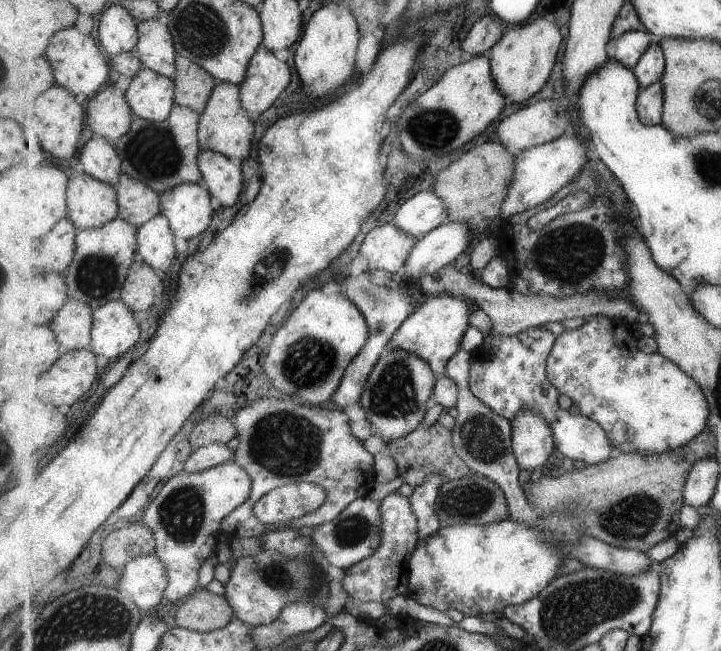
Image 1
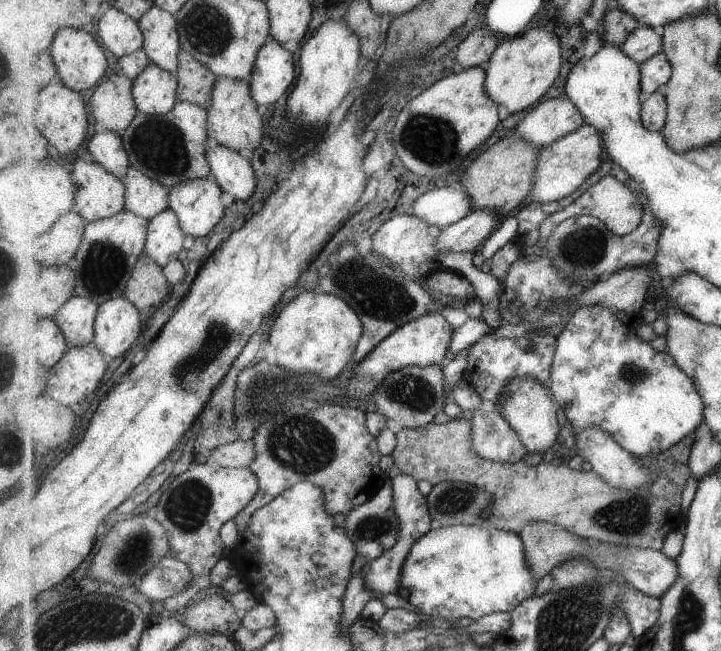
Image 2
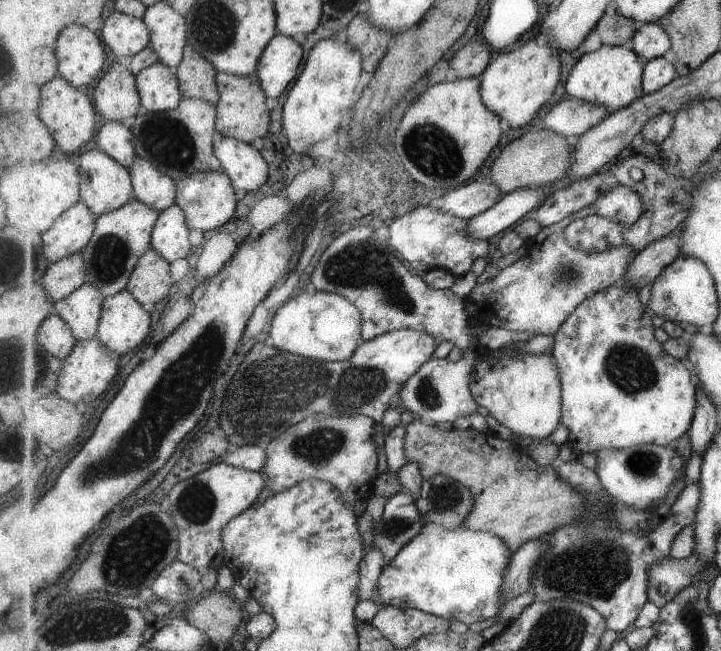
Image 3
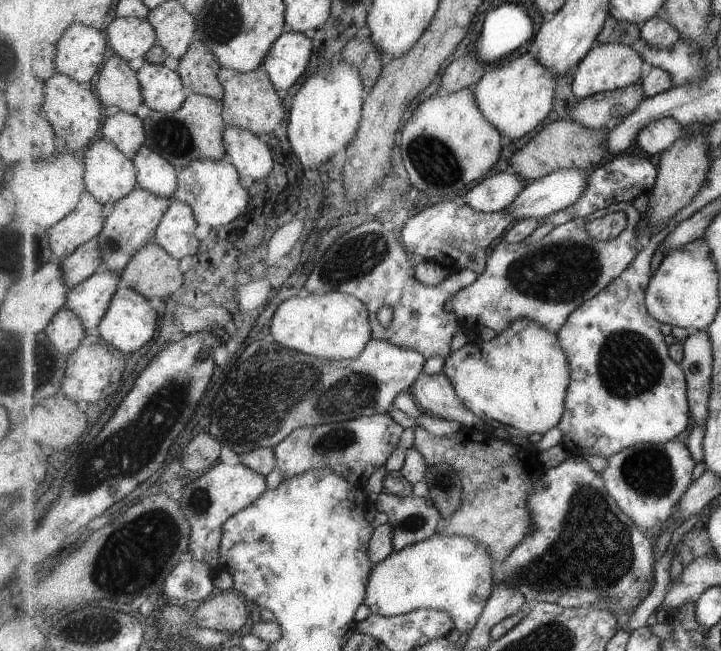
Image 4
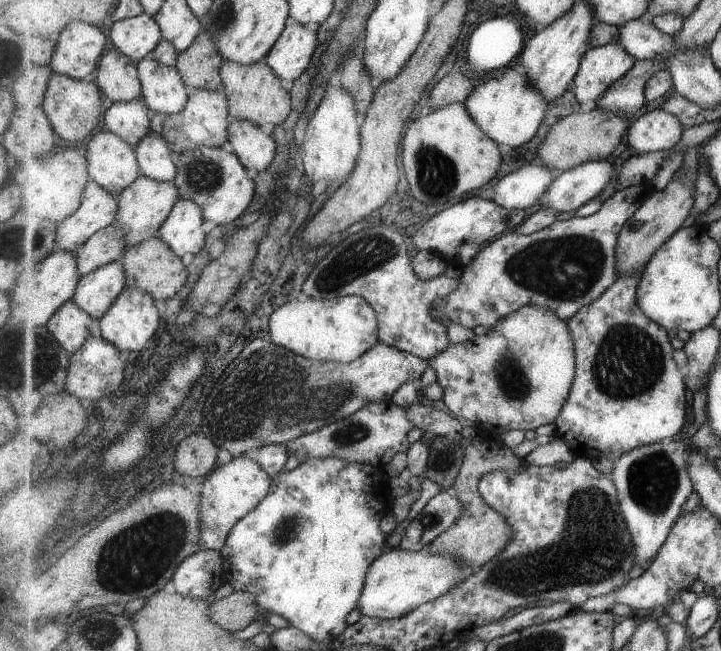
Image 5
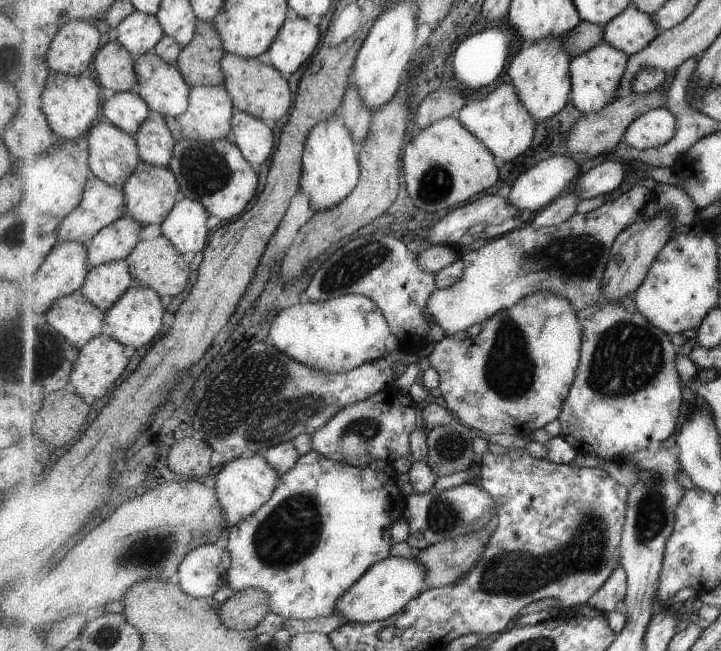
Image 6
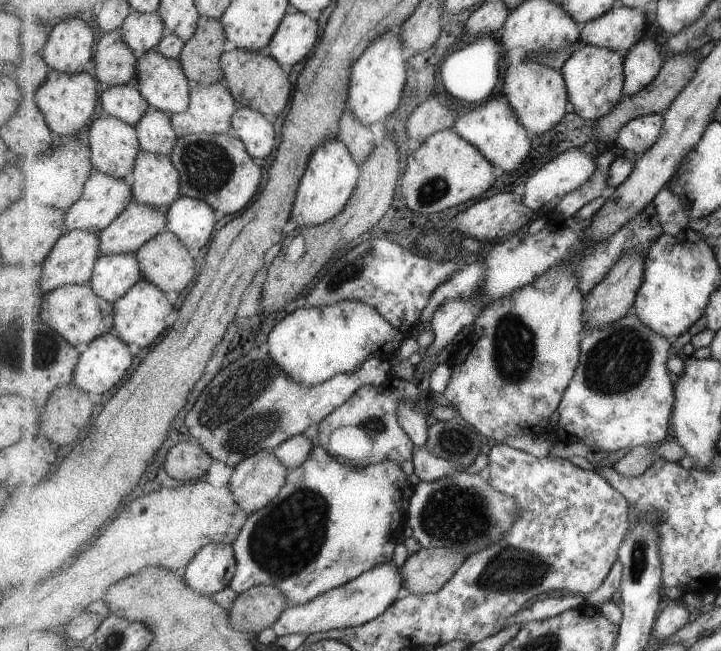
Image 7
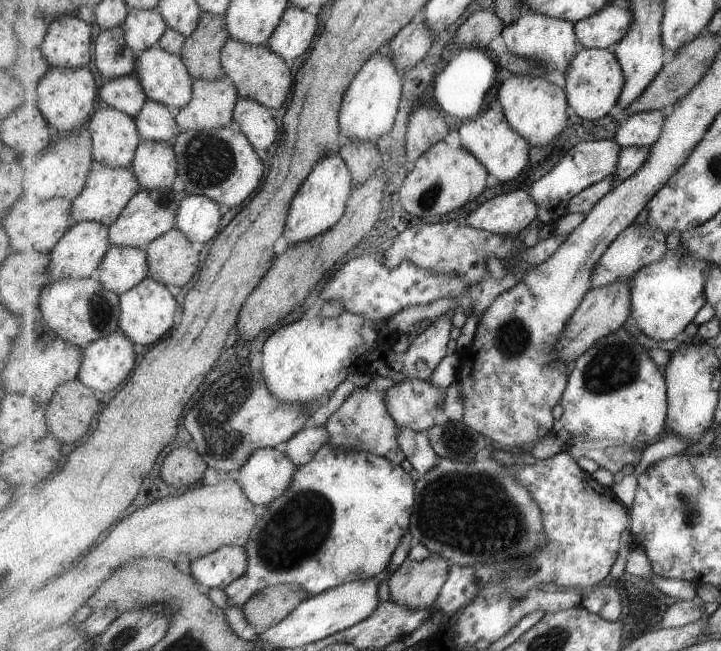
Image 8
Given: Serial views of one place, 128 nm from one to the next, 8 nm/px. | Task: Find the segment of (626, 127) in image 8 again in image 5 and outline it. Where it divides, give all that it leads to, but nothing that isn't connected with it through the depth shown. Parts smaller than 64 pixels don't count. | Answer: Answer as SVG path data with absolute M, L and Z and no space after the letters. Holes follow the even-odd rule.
M660 108L637 119L628 129L628 143L641 155L675 149L683 138L685 127L677 116Z

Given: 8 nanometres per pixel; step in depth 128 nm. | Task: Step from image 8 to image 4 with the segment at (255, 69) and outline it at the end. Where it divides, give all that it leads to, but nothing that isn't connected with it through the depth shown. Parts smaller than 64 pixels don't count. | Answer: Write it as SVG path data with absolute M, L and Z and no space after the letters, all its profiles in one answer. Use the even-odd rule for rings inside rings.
M263 66L247 73L221 67L219 78L224 86L223 116L228 127L238 127L261 136L271 134L283 122L285 106Z

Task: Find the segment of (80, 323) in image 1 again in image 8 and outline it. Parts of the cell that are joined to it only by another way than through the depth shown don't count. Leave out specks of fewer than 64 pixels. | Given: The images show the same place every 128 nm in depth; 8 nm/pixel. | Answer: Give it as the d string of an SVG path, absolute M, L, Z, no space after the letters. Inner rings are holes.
M113 245L103 258L97 280L121 296L150 277L149 260L141 248Z

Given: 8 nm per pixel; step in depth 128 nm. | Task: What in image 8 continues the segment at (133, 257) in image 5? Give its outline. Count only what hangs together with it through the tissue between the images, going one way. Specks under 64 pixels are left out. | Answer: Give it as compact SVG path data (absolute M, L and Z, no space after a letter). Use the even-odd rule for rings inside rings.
M175 228L143 247L142 249L147 254L147 260L149 260L150 276L165 286L183 288L191 280L191 276L195 276L199 270L199 252L193 248L192 243L189 237L185 236L185 232Z

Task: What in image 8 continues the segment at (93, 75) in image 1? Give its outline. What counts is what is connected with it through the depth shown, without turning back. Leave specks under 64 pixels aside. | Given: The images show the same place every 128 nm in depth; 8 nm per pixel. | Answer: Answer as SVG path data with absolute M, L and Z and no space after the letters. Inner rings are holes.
M75 15L53 17L40 47L51 67L81 68L94 55L91 26Z

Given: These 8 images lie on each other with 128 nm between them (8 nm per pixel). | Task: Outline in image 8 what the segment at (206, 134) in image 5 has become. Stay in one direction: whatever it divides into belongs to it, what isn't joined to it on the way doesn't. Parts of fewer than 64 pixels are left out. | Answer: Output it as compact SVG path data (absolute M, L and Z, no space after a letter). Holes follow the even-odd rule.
M231 78L193 81L191 103L179 110L176 122L186 131L223 128L234 122L234 112L240 93Z

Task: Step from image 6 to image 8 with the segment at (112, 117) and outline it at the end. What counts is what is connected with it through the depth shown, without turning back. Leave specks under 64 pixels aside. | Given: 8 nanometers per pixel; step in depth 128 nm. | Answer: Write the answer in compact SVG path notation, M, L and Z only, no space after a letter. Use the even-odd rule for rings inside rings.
M135 74L107 81L101 87L100 94L101 100L107 106L117 108L133 118L139 116L139 112L148 102L148 94Z

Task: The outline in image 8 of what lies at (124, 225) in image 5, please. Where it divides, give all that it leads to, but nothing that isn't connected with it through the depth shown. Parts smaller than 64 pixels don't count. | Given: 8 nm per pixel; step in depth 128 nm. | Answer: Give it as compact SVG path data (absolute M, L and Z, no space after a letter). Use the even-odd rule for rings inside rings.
M141 140L132 164L142 190L169 188L179 177L177 154L172 143Z

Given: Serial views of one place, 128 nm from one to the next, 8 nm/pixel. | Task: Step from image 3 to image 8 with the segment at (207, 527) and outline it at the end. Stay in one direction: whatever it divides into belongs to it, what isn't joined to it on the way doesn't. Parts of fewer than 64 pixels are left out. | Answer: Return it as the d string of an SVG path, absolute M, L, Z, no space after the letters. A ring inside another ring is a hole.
M281 448L257 450L238 472L237 480L257 509L271 504L291 488L299 466Z

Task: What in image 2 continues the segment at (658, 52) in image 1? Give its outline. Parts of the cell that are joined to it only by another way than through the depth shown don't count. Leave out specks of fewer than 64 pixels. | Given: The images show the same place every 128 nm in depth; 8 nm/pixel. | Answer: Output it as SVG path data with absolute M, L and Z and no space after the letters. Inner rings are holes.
M665 51L659 52L657 56L646 60L640 66L642 92L646 97L663 90L669 80L672 79L673 68Z

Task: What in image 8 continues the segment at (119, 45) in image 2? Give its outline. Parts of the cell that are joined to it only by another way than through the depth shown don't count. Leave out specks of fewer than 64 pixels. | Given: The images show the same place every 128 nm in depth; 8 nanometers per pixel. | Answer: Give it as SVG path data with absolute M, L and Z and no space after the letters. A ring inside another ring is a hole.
M131 9L122 27L129 46L140 54L159 43L169 26L156 9Z

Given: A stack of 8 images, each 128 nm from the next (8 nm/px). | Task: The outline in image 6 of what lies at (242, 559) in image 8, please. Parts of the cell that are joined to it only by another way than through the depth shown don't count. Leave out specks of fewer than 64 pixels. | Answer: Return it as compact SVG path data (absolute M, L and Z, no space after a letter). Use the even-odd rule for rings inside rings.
M224 541L192 550L178 570L178 584L194 597L214 597L227 584L232 565L231 552Z

